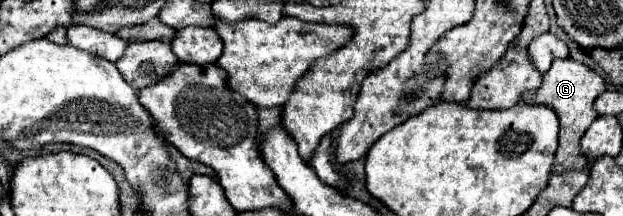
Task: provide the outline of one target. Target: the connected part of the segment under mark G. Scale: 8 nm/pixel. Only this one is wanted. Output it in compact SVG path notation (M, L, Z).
M565 58L565 60L553 60L553 64L551 64L549 72L543 76L543 82L537 92L523 94L523 98L521 98L523 102L549 106L555 110L555 114L559 118L559 148L555 152L555 162L551 168L553 174L563 174L567 170L585 170L589 166L589 162L581 154L579 140L583 138L583 134L591 126L591 122L597 118L593 102L605 90L607 90L605 80L597 72L593 72L591 68L579 64L571 58Z

